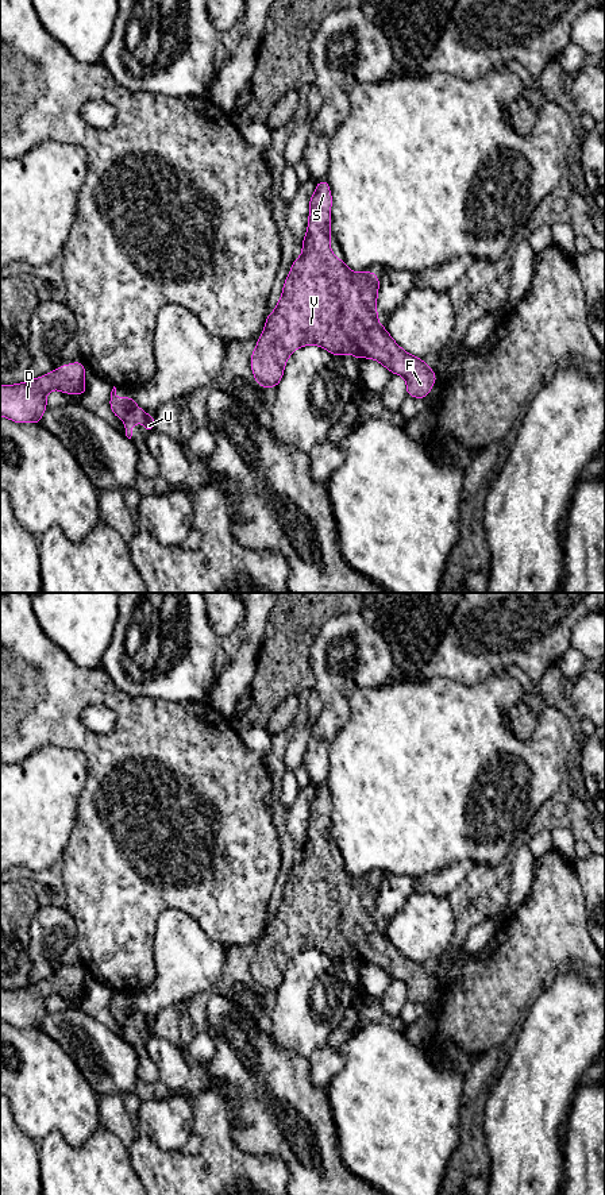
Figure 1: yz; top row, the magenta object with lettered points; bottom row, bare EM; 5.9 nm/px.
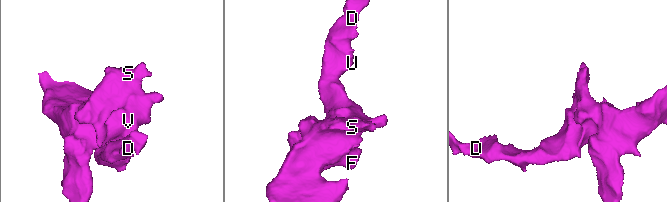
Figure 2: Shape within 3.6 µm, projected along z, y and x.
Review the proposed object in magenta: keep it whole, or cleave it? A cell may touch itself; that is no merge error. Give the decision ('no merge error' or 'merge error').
no merge error

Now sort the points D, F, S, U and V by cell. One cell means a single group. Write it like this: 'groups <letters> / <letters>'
groups D F S U V

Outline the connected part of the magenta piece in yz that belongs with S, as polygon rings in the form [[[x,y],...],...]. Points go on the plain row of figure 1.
[[[327,785],[317,787],[309,807],[308,836],[302,844],[302,859],[293,864],[290,878],[277,913],[267,921],[262,941],[251,960],[251,975],[257,990],[277,992],[290,959],[302,951],[317,949],[335,961],[351,959],[373,963],[393,979],[406,984],[406,999],[425,1003],[436,987],[436,980],[423,964],[405,957],[388,938],[377,922],[379,886],[373,876],[351,876],[339,866],[331,852],[331,797]]]

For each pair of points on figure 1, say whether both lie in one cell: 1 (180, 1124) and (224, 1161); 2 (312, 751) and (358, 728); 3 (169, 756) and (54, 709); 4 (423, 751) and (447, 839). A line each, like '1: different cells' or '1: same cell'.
1: different cells
2: different cells
3: same cell
4: same cell

